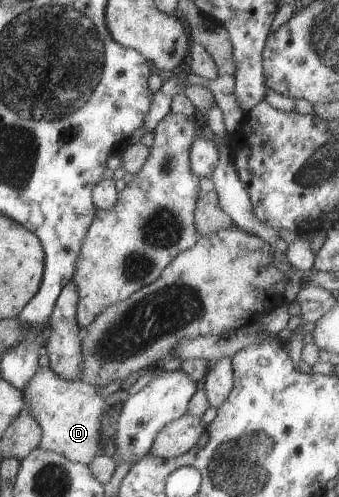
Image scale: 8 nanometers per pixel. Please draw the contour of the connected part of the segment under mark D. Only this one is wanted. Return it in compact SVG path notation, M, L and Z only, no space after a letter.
M48 367L39 368L22 393L26 405L41 427L40 448L62 454L68 461L85 466L89 466L96 456L102 454L104 442L100 431L108 404L95 385L62 379Z

